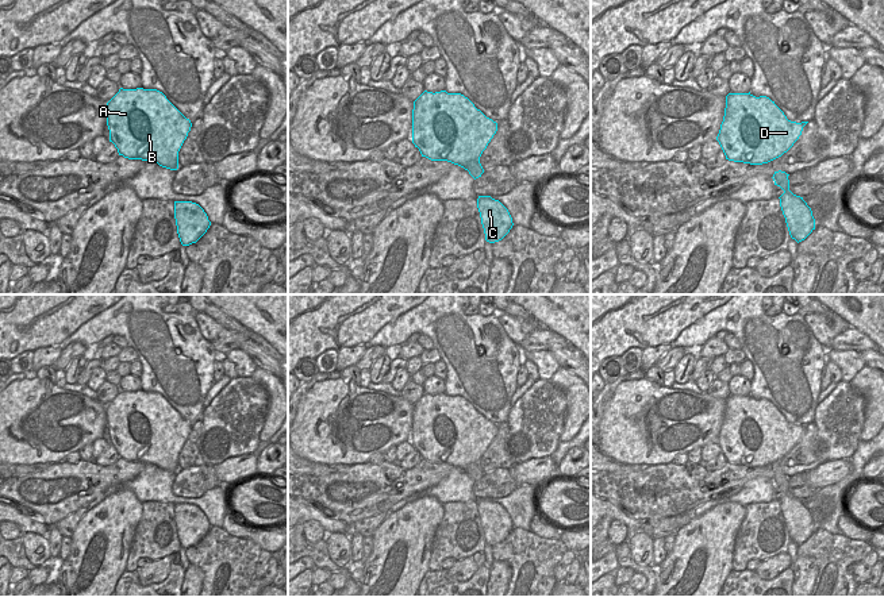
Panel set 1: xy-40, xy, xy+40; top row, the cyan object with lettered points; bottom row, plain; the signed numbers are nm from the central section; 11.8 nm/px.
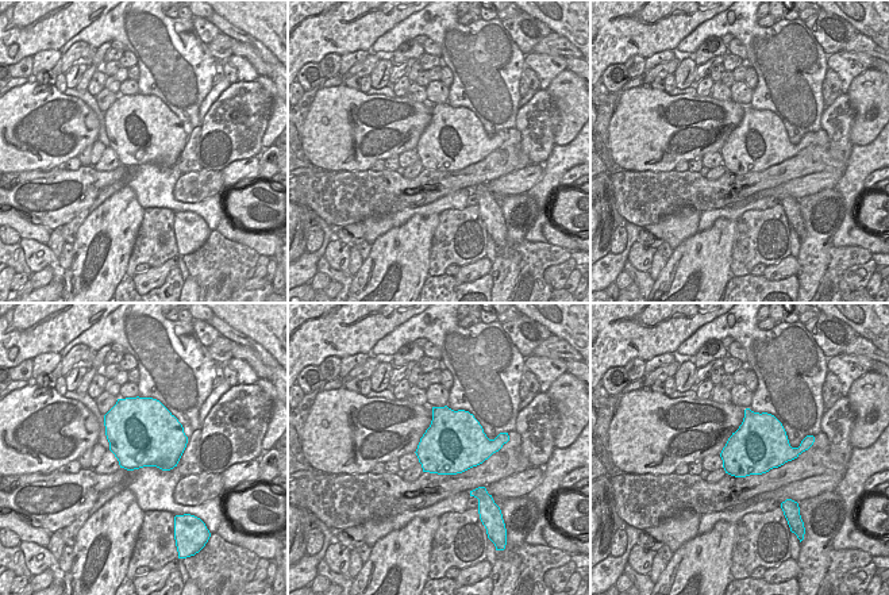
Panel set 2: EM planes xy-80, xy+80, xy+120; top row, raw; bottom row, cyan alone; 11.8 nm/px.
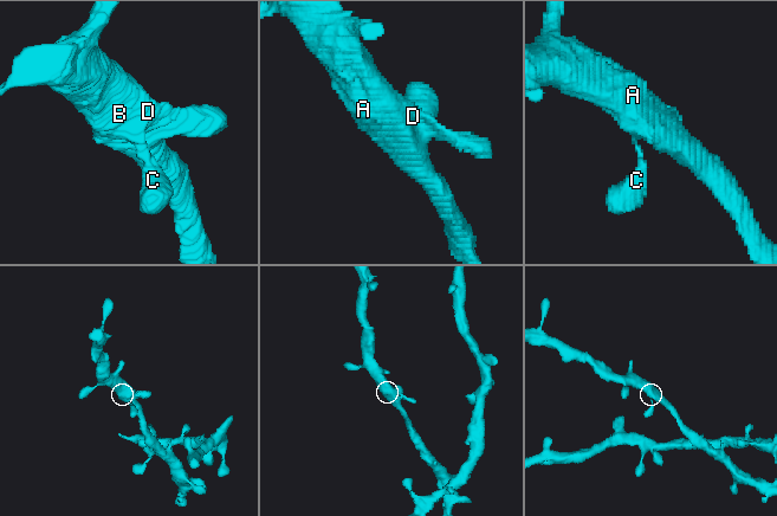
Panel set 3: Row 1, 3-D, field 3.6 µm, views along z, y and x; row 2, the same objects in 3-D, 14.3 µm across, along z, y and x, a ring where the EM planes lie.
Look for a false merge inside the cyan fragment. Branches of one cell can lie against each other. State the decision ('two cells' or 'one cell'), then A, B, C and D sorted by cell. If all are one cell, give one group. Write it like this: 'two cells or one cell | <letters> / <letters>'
one cell | A B C D

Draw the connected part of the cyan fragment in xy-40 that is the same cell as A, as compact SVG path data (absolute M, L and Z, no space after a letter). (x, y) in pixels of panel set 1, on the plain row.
M123 392L107 405L107 428L109 444L119 458L128 462L142 462L162 470L178 471L178 454L191 434L192 425L157 392Z

